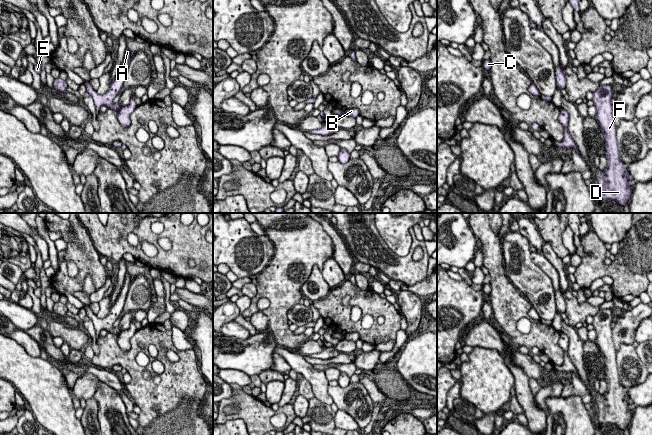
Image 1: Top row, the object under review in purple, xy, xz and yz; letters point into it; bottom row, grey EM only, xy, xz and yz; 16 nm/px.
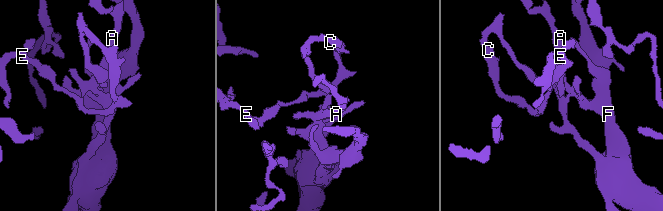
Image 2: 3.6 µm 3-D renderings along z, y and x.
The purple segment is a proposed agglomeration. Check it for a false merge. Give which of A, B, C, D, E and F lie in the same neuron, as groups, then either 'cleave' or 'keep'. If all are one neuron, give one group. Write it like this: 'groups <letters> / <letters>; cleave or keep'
groups A C D E F / B; cleave

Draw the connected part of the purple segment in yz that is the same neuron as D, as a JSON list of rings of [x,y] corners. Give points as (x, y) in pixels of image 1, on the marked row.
[[[603,85],[599,86],[595,92],[593,92],[594,105],[596,106],[597,113],[593,117],[598,123],[603,131],[605,137],[605,145],[606,145],[606,157],[607,157],[607,165],[604,170],[599,170],[600,174],[603,174],[604,177],[596,179],[596,189],[597,189],[597,197],[599,199],[611,199],[615,200],[622,207],[624,207],[627,203],[631,201],[632,190],[629,185],[631,181],[631,176],[628,172],[628,169],[624,169],[625,163],[620,160],[620,151],[618,148],[618,142],[616,137],[616,126],[612,115],[612,87],[611,85]]]

